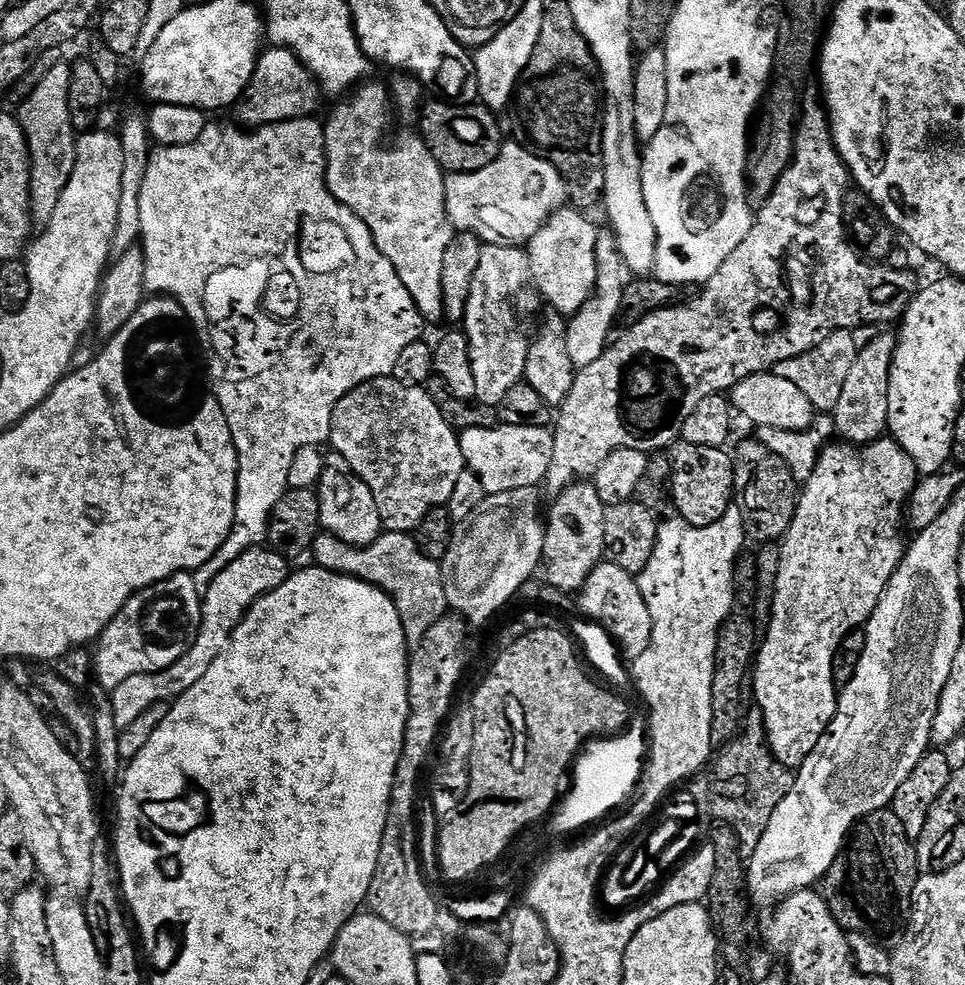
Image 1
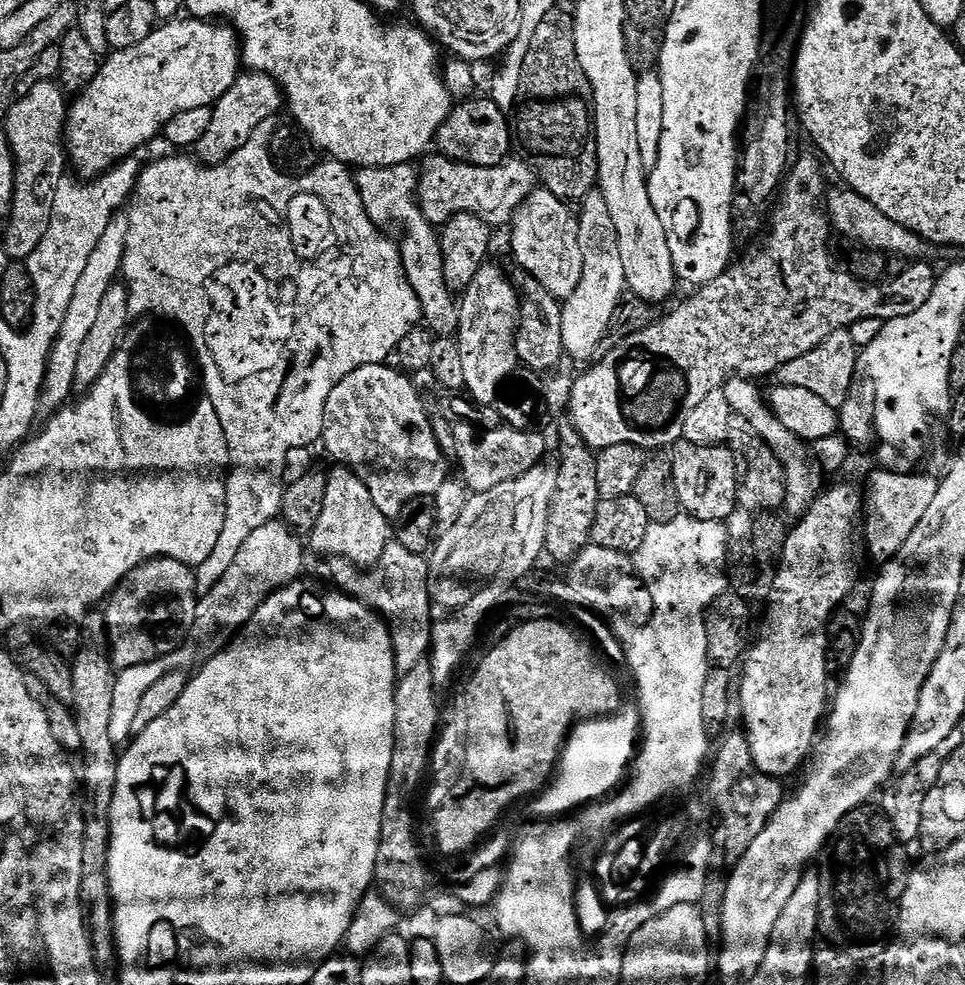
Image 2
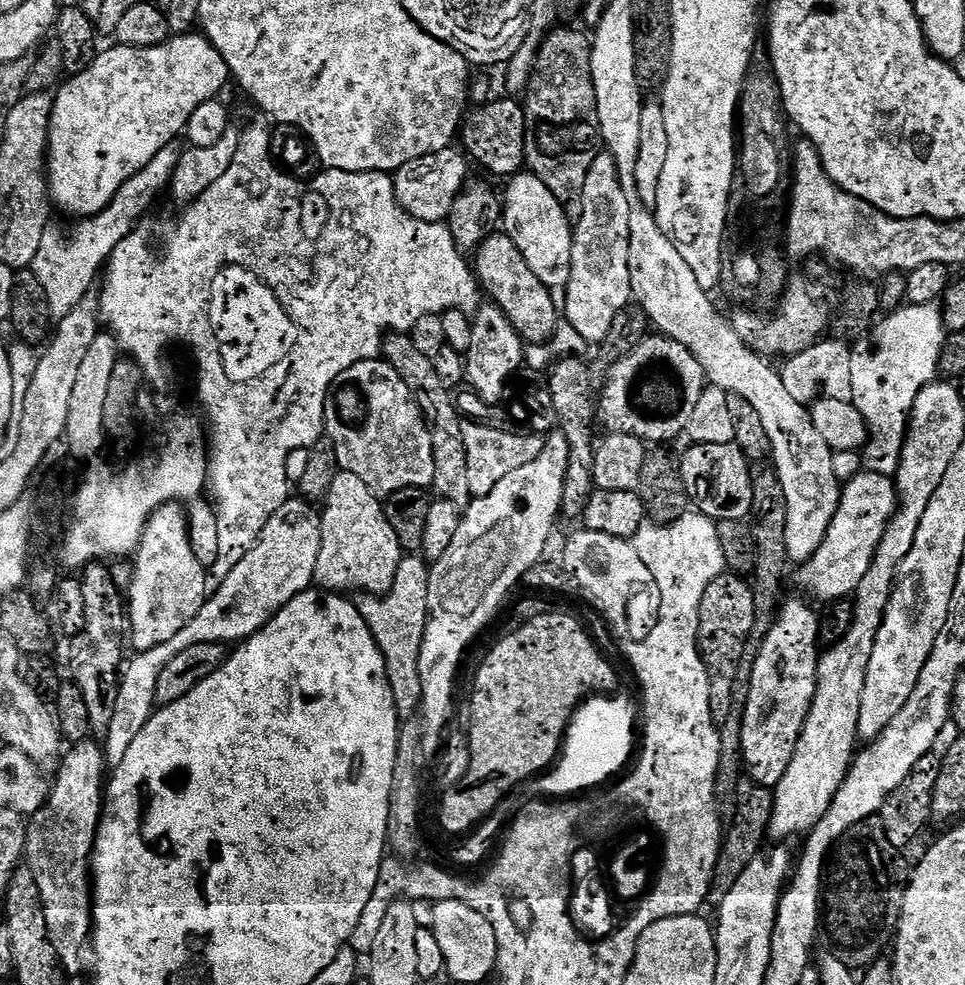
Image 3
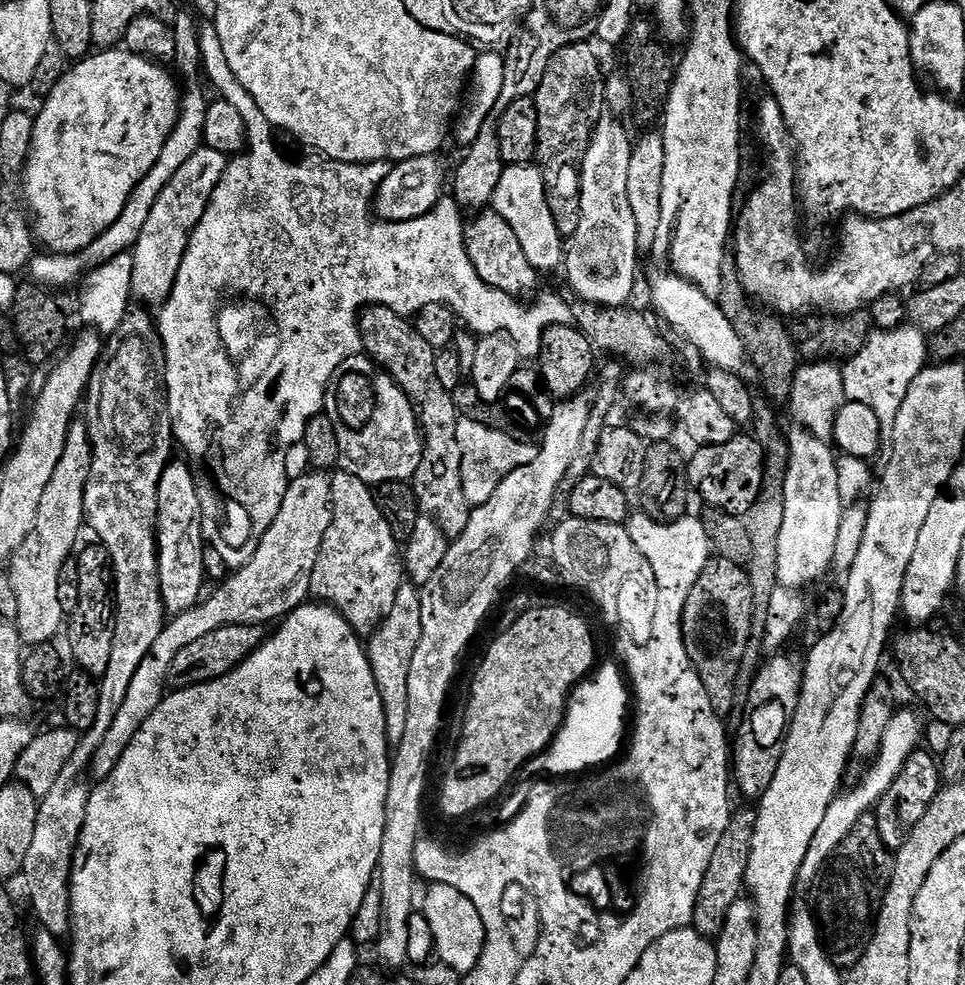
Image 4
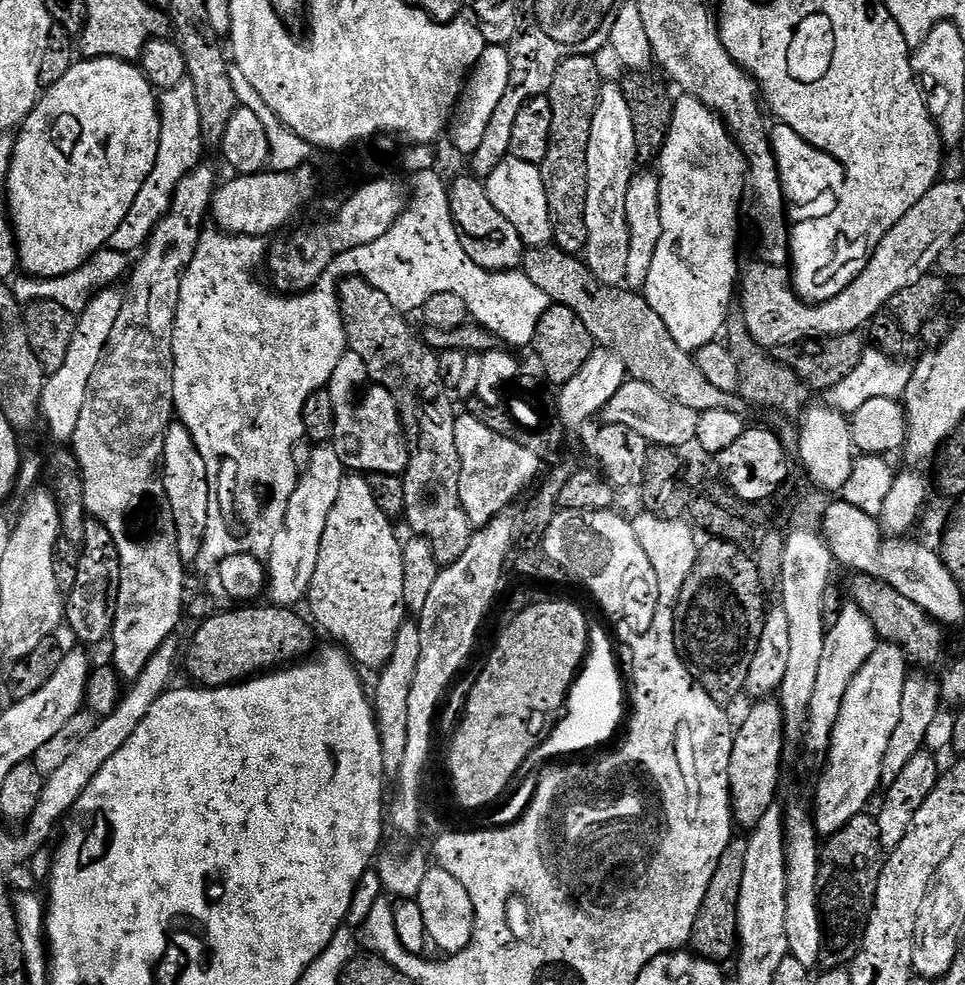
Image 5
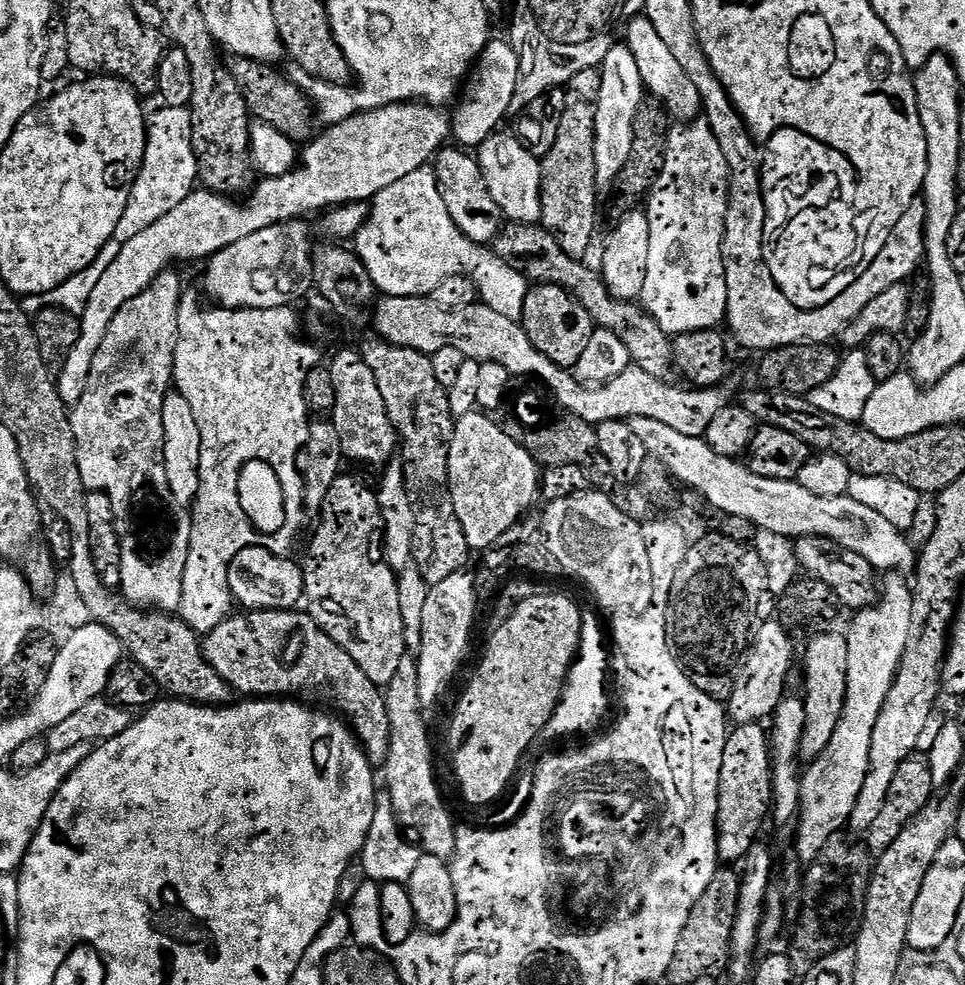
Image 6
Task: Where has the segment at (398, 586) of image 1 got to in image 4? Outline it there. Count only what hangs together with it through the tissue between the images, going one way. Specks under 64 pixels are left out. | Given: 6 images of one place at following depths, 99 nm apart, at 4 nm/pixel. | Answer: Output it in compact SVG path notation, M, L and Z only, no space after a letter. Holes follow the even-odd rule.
M405 582L394 598L394 610L390 610L375 632L367 639L368 661L374 670L374 682L378 682L378 694L382 696L382 710L386 710L386 734L389 745L402 742L406 734L406 722L410 715L410 662L414 662L414 650L422 642L421 589Z

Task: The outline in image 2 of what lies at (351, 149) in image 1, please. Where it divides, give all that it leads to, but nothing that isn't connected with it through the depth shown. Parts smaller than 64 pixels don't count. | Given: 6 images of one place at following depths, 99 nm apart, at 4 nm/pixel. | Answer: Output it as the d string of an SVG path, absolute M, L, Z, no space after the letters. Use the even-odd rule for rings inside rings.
M399 164L396 167L362 168L355 173L356 188L359 190L363 205L366 206L367 216L376 223L377 227L385 227L384 224L400 224L404 232L404 240L401 239L401 256L403 268L407 274L407 280L411 288L418 295L421 309L421 317L425 327L437 339L442 337L454 338L460 328L461 316L459 303L455 295L446 286L445 266L442 263L442 250L439 231L422 214L419 201L416 199L416 188L419 184L419 173L412 164Z

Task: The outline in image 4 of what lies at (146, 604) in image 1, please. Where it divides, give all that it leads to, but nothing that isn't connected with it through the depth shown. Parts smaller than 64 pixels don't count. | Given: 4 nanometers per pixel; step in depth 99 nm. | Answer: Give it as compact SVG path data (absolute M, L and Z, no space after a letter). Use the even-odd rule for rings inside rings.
M169 463L167 470L158 482L158 518L156 519L156 553L158 554L158 578L160 593L164 599L164 611L168 614L179 614L196 607L202 599L204 584L206 585L206 537L204 519L200 504L200 484L196 476L184 464Z

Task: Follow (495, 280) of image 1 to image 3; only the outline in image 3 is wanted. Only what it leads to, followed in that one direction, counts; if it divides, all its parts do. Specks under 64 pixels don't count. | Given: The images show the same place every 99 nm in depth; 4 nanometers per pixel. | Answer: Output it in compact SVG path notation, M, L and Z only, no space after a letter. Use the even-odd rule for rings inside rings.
M488 302L475 313L470 334L470 348L466 353L466 380L471 391L480 395L486 404L499 405L500 395L508 379L519 370L526 360L526 345L506 314L495 304Z

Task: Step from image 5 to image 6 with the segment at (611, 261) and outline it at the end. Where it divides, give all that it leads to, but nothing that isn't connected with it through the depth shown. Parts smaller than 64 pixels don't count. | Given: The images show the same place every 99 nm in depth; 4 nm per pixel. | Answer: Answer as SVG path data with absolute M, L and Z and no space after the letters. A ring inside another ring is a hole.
M618 42L606 54L603 64L599 67L602 78L602 90L598 102L598 118L596 119L596 141L594 142L594 162L596 163L597 189L611 189L620 178L620 171L630 162L630 150L634 146L634 118L638 114L641 104L646 100L646 89L642 82L642 74L638 74L638 62L634 62L634 54L627 43Z

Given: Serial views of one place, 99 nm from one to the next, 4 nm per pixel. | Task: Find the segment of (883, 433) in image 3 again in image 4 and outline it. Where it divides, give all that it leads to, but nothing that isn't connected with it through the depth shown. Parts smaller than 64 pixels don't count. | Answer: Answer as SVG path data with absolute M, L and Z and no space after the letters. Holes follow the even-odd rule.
M901 326L873 331L866 346L862 346L858 355L843 365L844 395L848 400L870 406L870 410L878 414L881 429L890 430L898 418L898 410L902 410L906 390L910 390L914 378L918 378L928 359L928 341L925 333L917 328Z

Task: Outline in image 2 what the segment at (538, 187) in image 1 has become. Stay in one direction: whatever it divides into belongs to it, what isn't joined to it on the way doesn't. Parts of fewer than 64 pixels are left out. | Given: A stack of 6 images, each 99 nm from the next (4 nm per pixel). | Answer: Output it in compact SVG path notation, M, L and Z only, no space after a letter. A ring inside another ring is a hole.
M432 155L423 161L424 169L419 169L416 199L422 214L435 226L442 226L454 218L454 214L465 212L482 217L493 230L500 230L503 224L504 227L511 225L513 216L526 198L538 188L538 177L527 159L509 158L498 166L479 168L473 164L460 164L447 156Z

